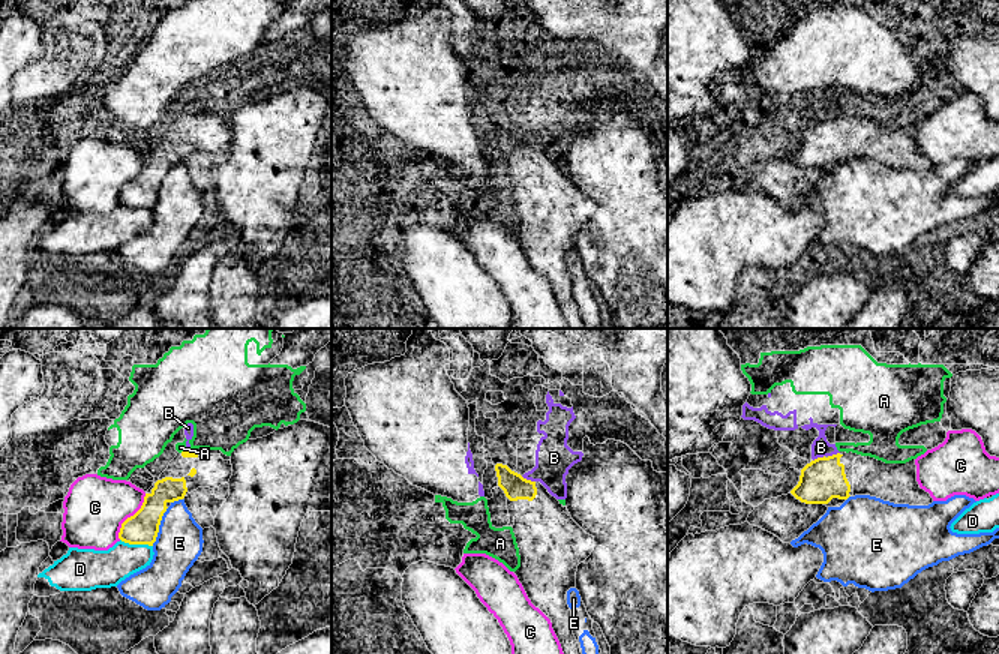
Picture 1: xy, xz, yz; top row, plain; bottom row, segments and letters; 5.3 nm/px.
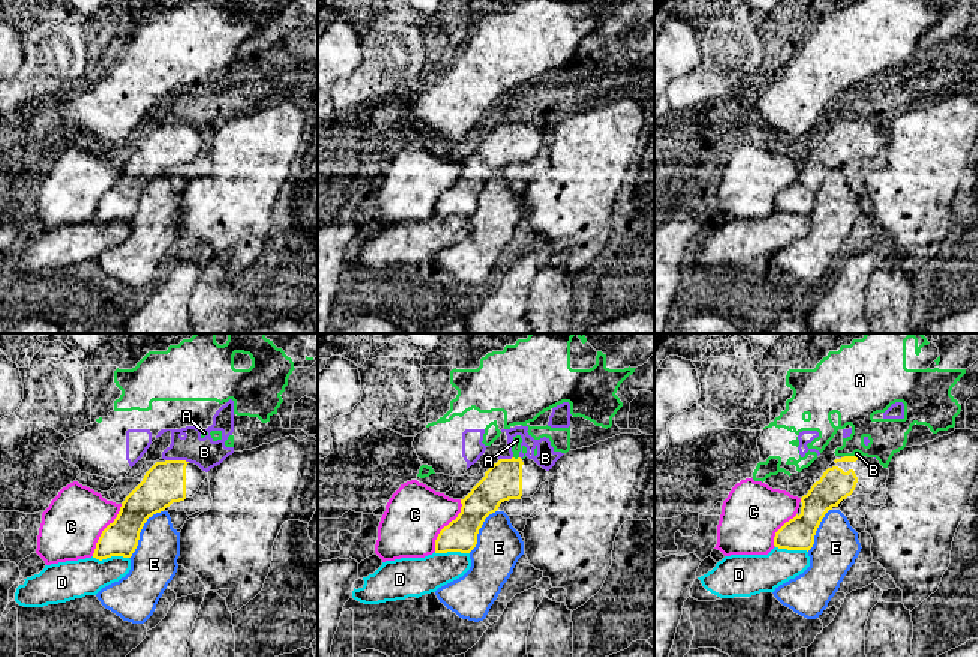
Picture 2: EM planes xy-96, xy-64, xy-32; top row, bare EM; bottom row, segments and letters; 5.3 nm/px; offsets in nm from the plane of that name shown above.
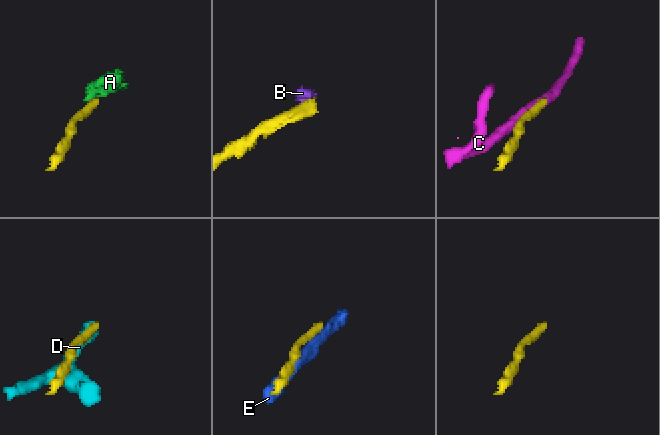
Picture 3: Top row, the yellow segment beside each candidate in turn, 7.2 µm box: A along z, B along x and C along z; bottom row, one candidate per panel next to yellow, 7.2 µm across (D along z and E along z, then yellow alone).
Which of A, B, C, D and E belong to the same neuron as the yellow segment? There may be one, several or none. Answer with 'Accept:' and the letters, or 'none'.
Accept: none

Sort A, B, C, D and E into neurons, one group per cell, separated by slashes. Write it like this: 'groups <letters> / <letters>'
groups A B / C / D / E

